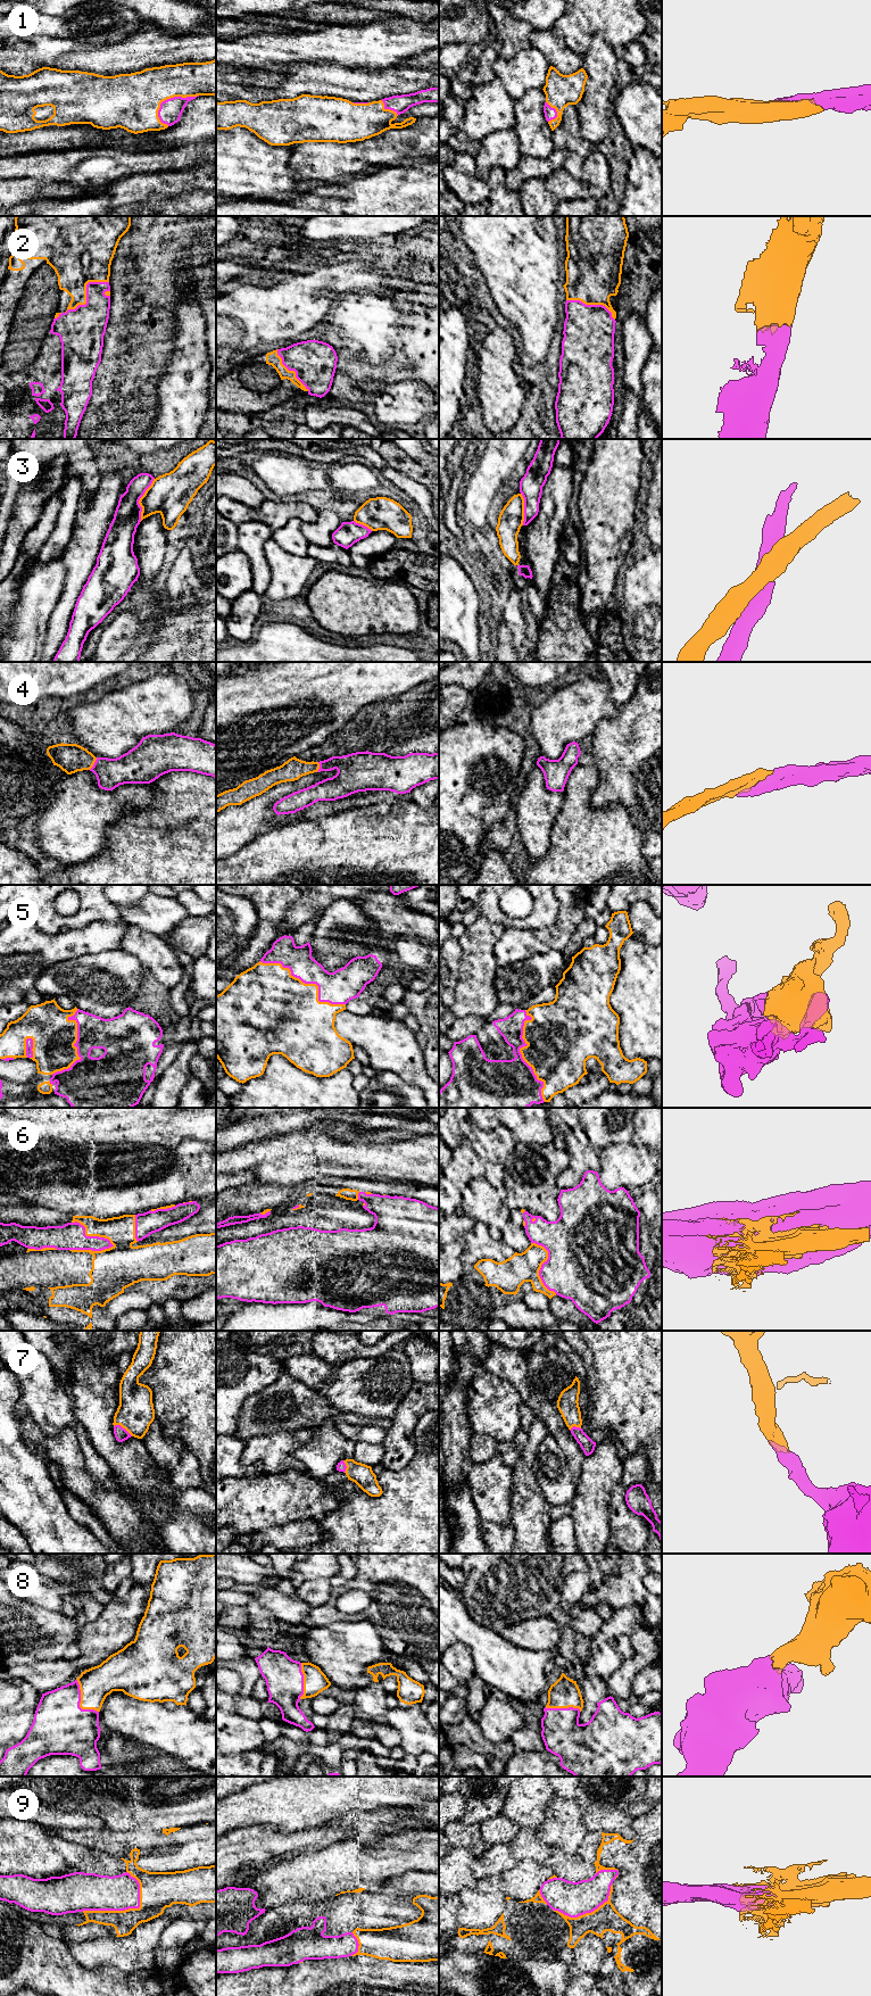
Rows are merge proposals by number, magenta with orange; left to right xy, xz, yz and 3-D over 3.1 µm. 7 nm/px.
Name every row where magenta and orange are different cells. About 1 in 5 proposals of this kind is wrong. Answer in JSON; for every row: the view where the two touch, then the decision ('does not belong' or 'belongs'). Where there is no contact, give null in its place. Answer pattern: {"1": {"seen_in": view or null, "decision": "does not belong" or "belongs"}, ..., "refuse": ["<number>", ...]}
{"1": {"seen_in": "xy", "decision": "belongs"}, "2": {"seen_in": "xy", "decision": "belongs"}, "3": {"seen_in": "xy", "decision": "does not belong"}, "4": {"seen_in": "xy", "decision": "belongs"}, "5": {"seen_in": "yz", "decision": "belongs"}, "6": {"seen_in": "xy", "decision": "does not belong"}, "7": {"seen_in": "xy", "decision": "belongs"}, "8": {"seen_in": "xy", "decision": "belongs"}, "9": {"seen_in": "xy", "decision": "belongs"}, "refuse": ["3", "6"]}

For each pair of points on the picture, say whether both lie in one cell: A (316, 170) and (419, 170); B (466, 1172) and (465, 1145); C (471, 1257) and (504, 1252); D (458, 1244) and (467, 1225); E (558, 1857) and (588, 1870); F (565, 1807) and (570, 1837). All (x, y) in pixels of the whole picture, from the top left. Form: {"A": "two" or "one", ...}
{"A": "two", "B": "one", "C": "one", "D": "two", "E": "one", "F": "one"}

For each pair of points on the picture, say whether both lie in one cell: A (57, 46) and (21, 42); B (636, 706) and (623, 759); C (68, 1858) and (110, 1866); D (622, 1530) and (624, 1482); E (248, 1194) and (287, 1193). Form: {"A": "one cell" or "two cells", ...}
{"A": "two cells", "B": "one cell", "C": "one cell", "D": "one cell", "E": "one cell"}

